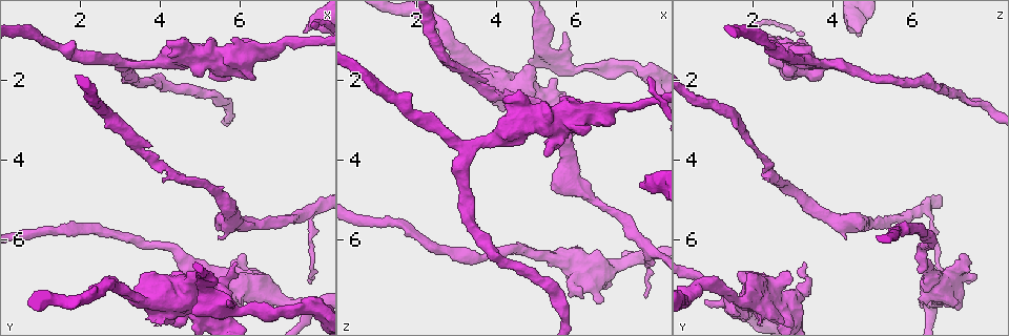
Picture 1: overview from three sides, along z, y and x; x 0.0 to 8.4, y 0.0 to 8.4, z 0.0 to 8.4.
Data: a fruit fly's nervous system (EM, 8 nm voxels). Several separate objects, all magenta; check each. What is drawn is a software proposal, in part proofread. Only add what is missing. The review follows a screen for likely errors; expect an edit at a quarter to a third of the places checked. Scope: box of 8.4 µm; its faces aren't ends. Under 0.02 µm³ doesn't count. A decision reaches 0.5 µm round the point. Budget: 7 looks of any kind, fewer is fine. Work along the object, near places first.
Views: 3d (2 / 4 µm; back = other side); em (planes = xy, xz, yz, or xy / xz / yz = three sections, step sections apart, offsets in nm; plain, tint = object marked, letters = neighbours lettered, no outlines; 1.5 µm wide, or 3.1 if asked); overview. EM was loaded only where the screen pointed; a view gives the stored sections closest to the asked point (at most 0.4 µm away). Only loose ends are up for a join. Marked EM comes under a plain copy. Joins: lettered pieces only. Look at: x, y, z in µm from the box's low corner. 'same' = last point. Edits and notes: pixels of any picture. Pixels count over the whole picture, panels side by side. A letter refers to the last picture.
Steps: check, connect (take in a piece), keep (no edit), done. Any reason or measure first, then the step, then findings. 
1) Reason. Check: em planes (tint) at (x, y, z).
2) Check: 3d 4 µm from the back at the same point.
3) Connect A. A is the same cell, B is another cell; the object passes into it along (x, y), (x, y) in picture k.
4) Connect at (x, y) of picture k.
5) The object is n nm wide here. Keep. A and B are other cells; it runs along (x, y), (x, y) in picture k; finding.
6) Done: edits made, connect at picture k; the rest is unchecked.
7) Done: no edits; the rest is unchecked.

Stops while still wide. Check: em planes (letters) at (7.60, 0.80, 4.55).

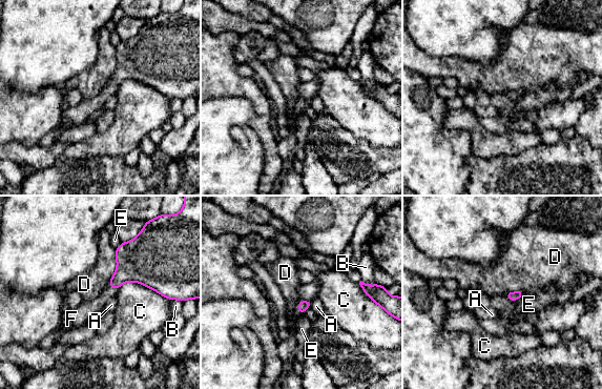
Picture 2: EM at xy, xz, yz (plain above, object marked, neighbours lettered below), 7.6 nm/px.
The longest contact is with C, 440 nm. Connect F. F is the same cell, A, B, C, D and E are other cells; the object passes into it along (512, 297), (509, 299), (499, 304) in picture 2; the neuron continues.

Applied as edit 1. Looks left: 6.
Check: overview.

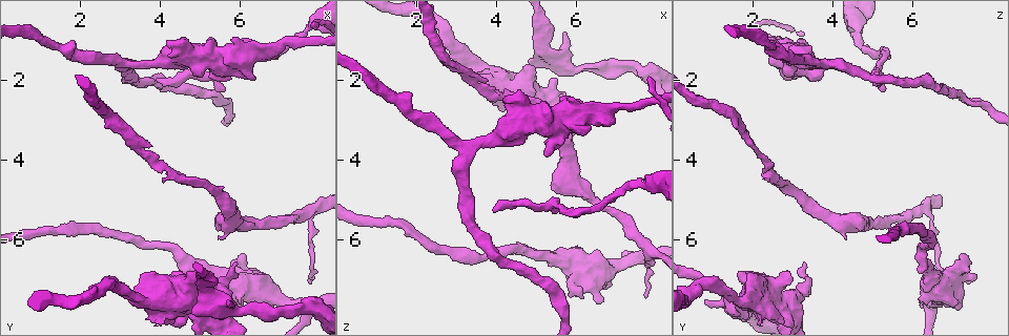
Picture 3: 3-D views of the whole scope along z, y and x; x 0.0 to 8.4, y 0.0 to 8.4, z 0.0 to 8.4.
Free end. Check: em xy step 8 (tint) at (4.20, 1.00, 2.55).

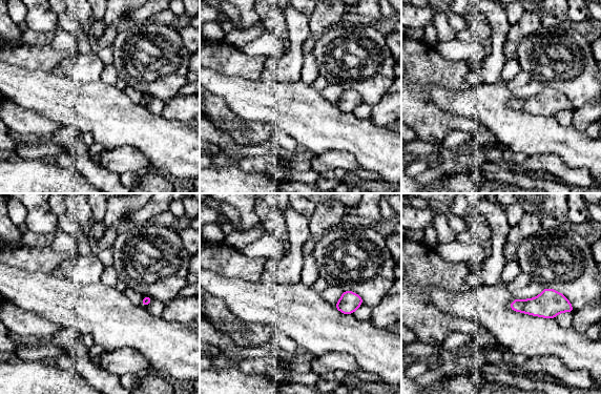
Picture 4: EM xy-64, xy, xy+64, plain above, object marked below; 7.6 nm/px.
Another direction. Check: em planes (letters) at the same point.

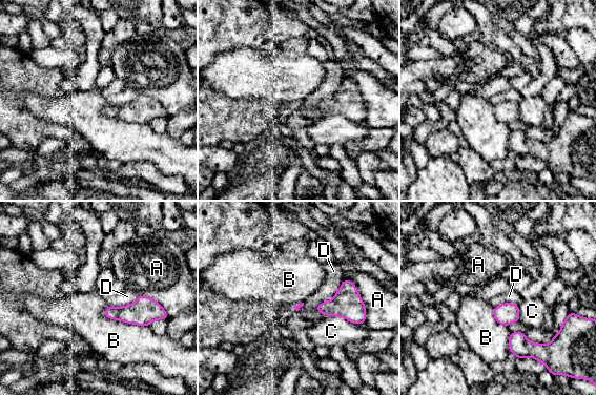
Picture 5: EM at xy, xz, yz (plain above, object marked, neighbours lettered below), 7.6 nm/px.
Keep. A, B, C and D are other cells; a border runs along (343, 279), (317, 312) in picture 5; no lettered piece goes on from it.

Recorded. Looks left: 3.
An open end. Check: em planes (letters) at (5.70, 7.65, 0.80).

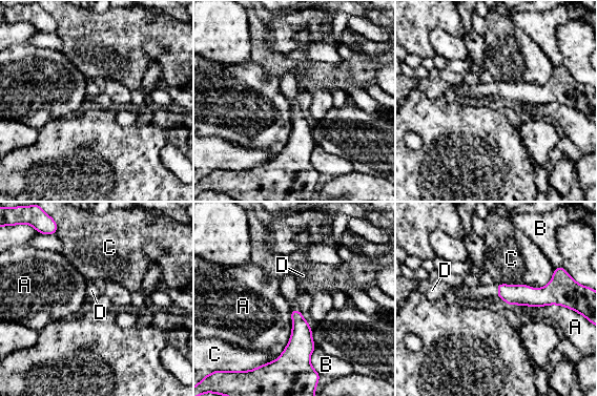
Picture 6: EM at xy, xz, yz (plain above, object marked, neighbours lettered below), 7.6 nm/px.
The object is 110 nm wide here. Connect D. D is the same cell, A, B and C are other cells; the neuron continues.

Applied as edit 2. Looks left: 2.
Done: edits made, connect at picture 2, connect at picture 6; the rest is unchecked.

